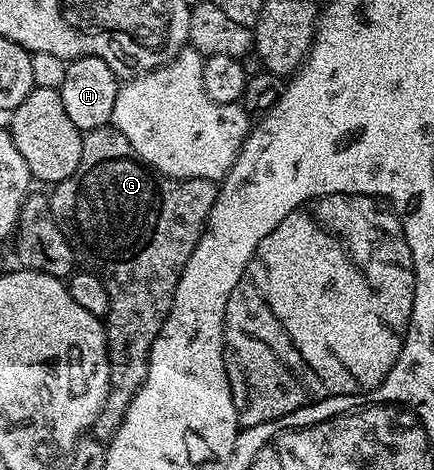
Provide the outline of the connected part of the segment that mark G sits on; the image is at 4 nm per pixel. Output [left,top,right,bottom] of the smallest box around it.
[49,125,219,445]

